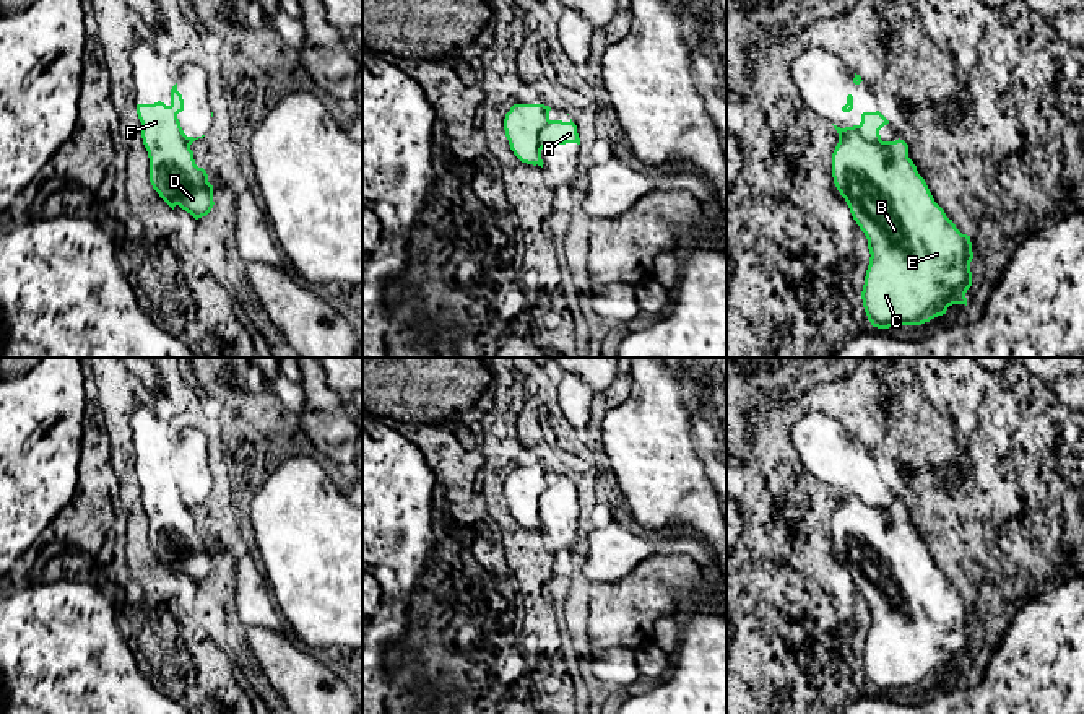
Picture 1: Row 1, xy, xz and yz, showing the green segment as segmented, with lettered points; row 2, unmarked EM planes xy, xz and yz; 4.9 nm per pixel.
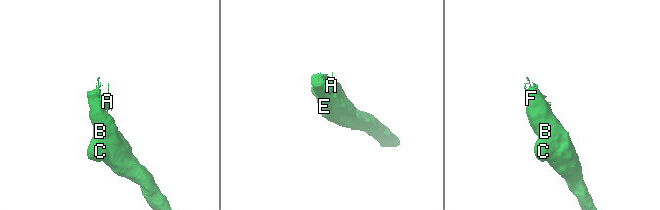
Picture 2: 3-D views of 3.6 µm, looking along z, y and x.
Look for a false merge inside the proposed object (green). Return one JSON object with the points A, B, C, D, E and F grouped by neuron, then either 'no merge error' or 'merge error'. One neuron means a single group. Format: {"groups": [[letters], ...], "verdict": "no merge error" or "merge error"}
{"groups": [["A"], ["B", "C", "D", "E", "F"]], "verdict": "merge error"}

